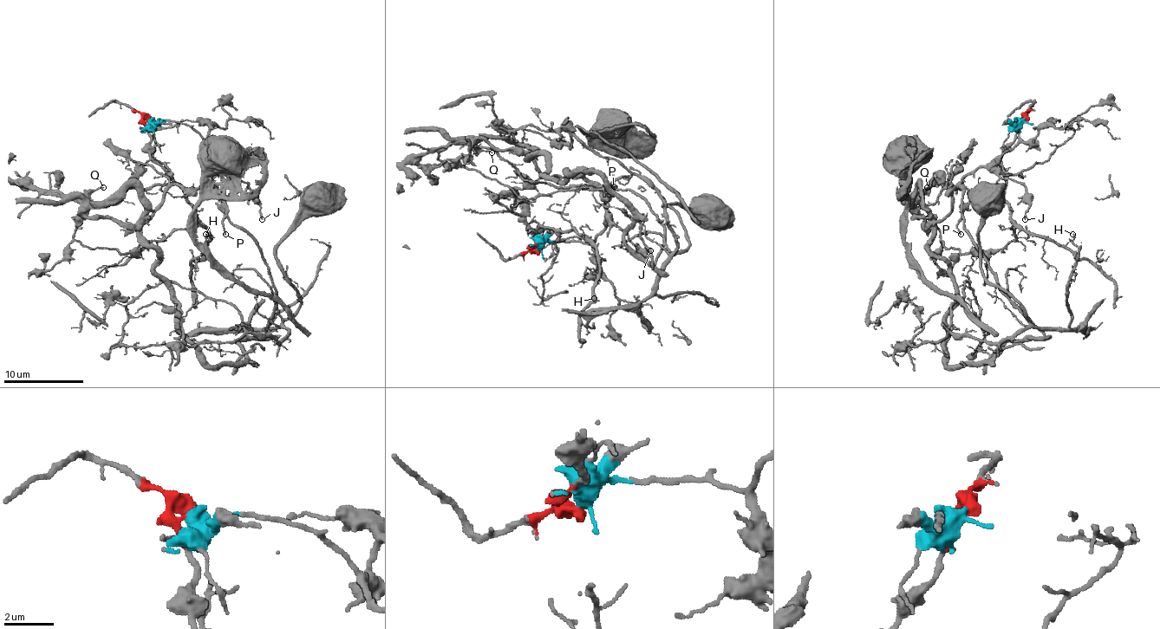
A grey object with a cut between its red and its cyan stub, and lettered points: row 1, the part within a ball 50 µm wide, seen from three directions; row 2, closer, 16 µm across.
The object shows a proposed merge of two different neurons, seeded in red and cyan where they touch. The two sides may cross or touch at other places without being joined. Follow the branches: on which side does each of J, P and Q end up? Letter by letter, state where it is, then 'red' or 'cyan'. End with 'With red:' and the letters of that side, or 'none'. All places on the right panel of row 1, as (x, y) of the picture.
J: at (1025, 219); cyan
P: at (961, 234); cyan
Q: at (927, 187); cyan
With red: none

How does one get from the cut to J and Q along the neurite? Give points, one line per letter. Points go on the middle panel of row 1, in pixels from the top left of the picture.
J: (538, 250), (546, 242), (590, 244), (610, 222), (638, 250), (648, 254), (650, 250)
Q: (538, 250), (546, 242), (590, 244), (604, 228), (604, 192), (528, 182), (478, 146), (492, 152)

